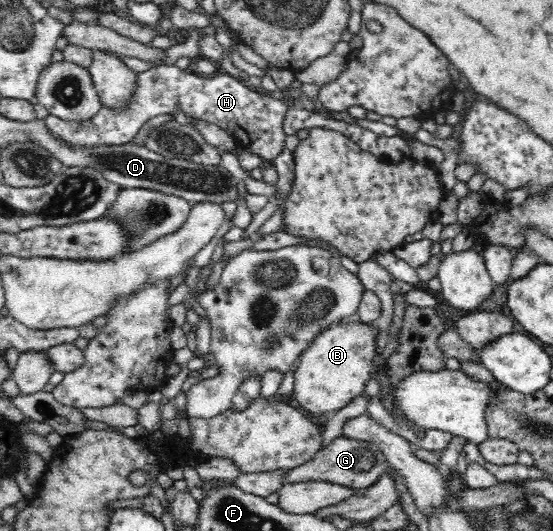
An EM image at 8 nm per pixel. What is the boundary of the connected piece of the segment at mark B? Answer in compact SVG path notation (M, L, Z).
M339 321L320 332L301 354L294 371L292 395L312 415L312 419L344 408L352 398L364 392L373 370L377 334L376 325L368 326L363 322L344 324Z

